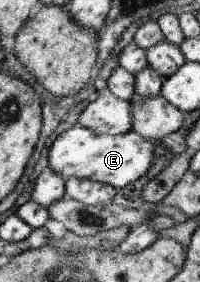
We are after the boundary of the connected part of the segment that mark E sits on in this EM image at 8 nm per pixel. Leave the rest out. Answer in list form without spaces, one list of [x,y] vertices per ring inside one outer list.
[[[75,124],[56,136],[56,140],[50,144],[46,162],[49,170],[64,179],[89,179],[118,190],[146,174],[154,157],[154,143],[139,136],[135,131],[104,135]]]

